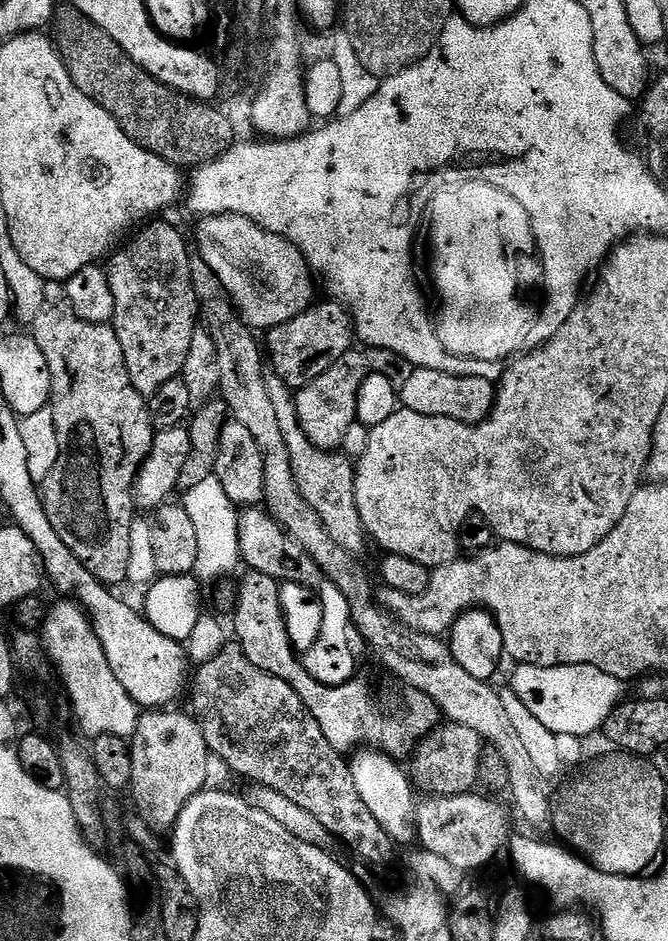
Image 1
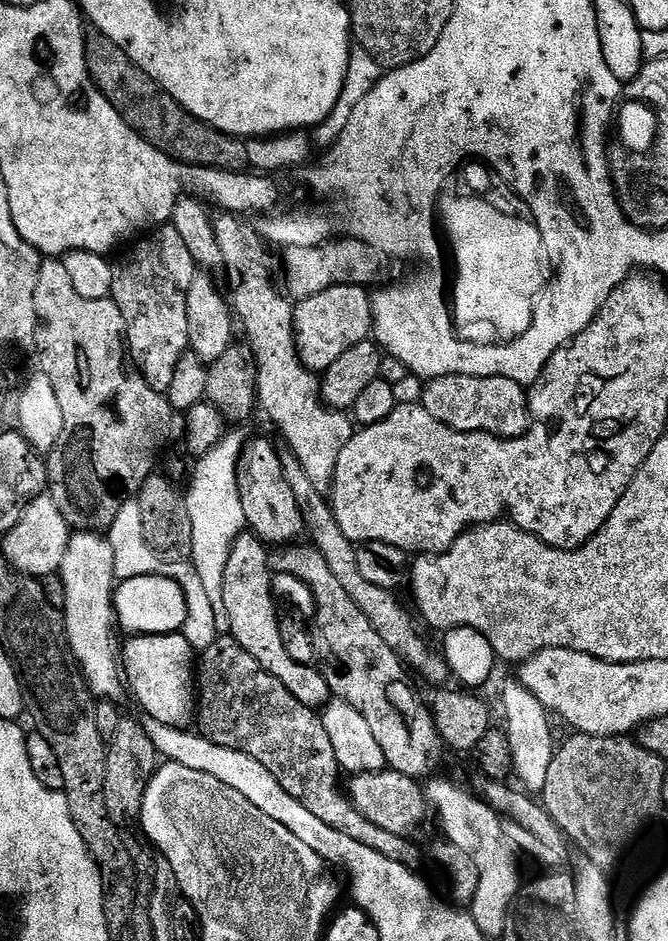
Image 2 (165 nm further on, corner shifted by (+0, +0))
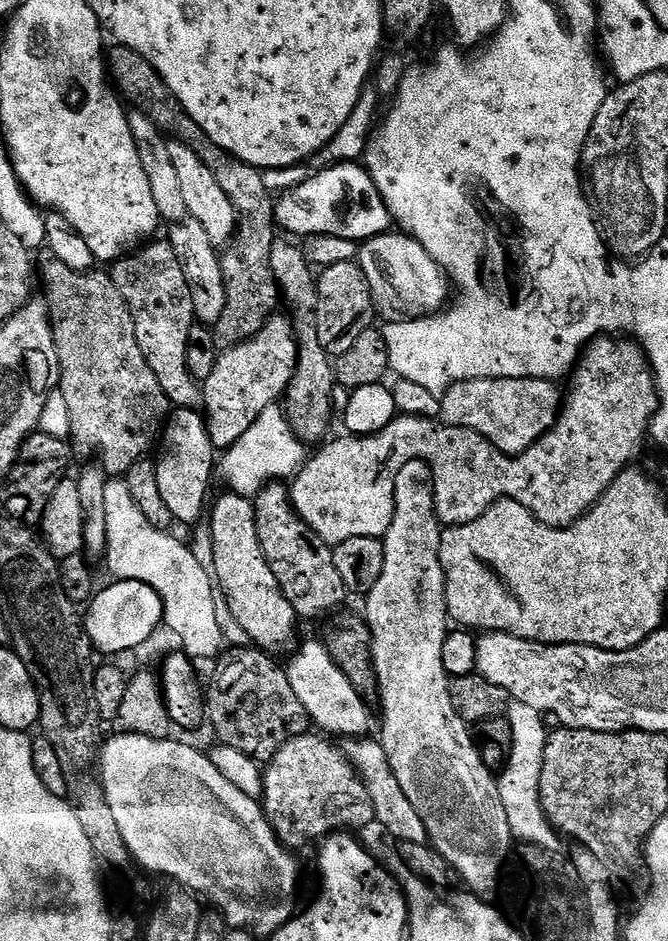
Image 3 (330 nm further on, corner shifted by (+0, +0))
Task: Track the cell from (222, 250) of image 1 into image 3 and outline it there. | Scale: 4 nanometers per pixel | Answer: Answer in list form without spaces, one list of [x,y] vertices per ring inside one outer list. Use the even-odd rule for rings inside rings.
[[[389,230],[383,236],[363,241],[359,248],[358,263],[366,274],[372,304],[376,308],[376,316],[382,318],[381,321],[393,324],[421,320],[423,316],[435,316],[449,303],[449,277],[439,262],[426,254],[424,247],[413,236]]]

